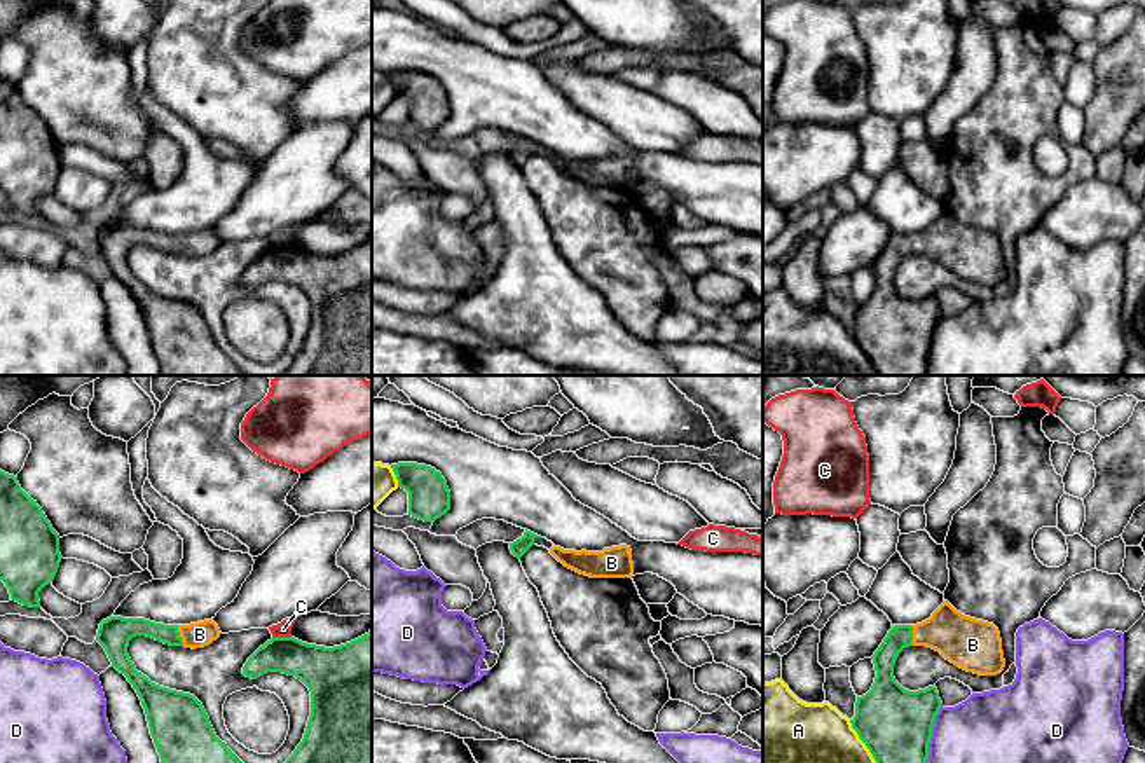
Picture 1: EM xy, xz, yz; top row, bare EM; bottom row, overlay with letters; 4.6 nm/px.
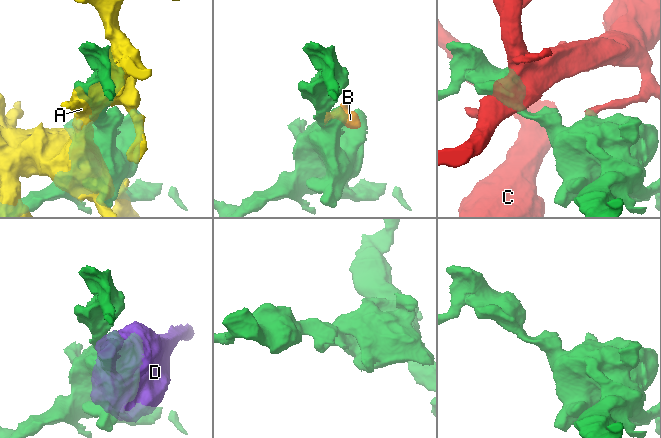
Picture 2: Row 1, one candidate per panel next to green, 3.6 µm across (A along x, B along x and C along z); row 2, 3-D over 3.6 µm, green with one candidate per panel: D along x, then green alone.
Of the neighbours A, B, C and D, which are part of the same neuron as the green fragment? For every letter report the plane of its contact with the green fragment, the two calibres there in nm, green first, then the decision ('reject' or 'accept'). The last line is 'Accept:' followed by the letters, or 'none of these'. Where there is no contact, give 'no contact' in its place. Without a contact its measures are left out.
A: yz | 340/280 nm | reject
B: xy | 100/120 nm | accept
C: xy | 220/70 nm | reject
D: yz | 340/320 nm | reject
Accept: B

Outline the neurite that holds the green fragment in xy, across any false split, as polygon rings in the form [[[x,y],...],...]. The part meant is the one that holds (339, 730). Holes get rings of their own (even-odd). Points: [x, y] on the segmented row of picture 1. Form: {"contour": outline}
{"contour": [[[372,632],[333,648],[272,637],[243,667],[251,679],[267,672],[295,676],[311,691],[304,739],[285,763],[372,763]]]}

